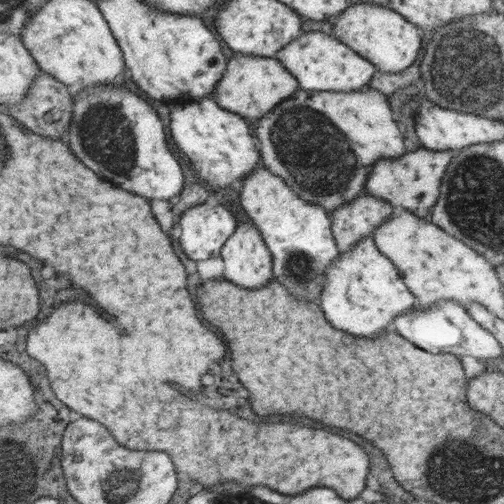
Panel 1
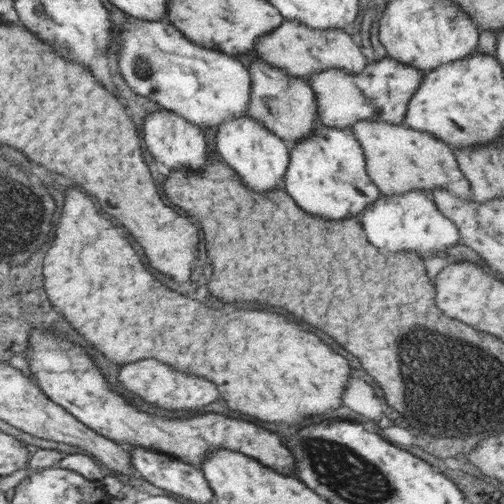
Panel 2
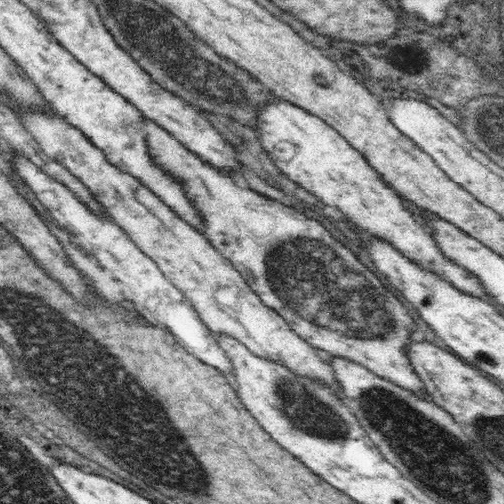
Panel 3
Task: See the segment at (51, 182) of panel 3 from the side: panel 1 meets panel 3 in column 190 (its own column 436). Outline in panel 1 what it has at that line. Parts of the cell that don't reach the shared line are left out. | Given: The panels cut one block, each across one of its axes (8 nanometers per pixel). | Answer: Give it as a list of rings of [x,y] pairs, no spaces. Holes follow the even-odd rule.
[[[441,300],[429,308],[415,306],[413,310],[395,316],[391,328],[405,340],[411,340],[411,344],[415,344],[417,348],[423,348],[425,352],[431,352],[431,354],[447,354],[449,352],[457,358],[471,356],[477,360],[497,358],[503,354],[495,336],[491,332],[487,332],[485,328],[479,328],[471,320],[471,312],[453,300]]]

